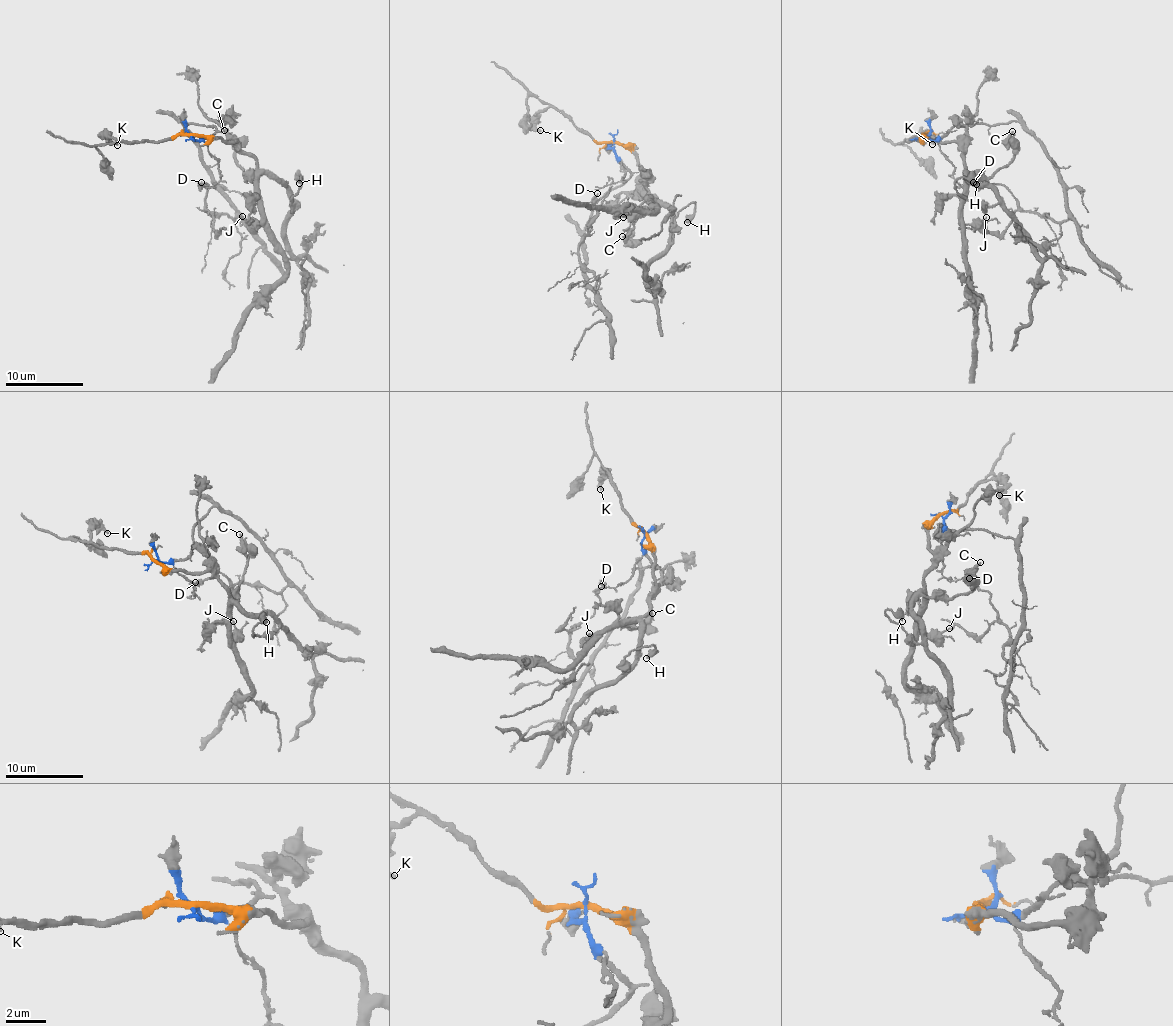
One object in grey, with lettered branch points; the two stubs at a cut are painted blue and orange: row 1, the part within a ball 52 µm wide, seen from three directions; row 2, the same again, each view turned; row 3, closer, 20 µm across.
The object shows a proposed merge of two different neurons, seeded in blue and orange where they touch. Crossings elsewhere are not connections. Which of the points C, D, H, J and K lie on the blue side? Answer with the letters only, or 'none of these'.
D

